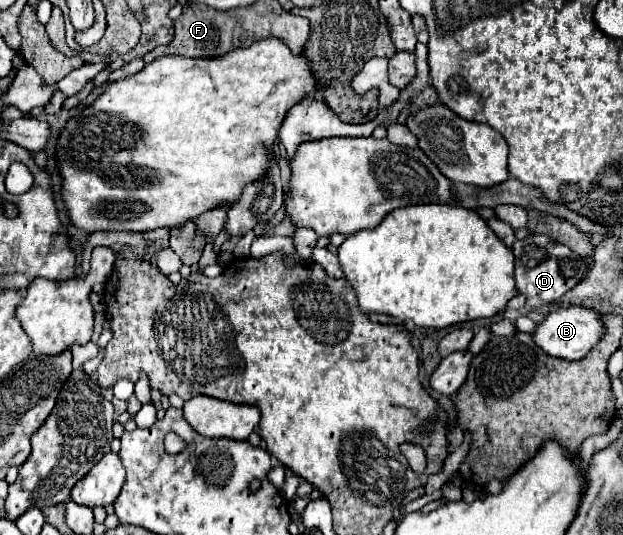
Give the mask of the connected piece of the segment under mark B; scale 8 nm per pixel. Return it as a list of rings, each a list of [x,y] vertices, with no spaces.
[[[571,305],[571,307],[559,307],[553,309],[543,323],[539,323],[539,327],[533,333],[535,343],[545,349],[549,355],[553,357],[561,357],[561,359],[583,359],[605,335],[605,325],[601,321],[601,313],[597,313],[595,309],[589,307],[581,307],[581,305]]]

